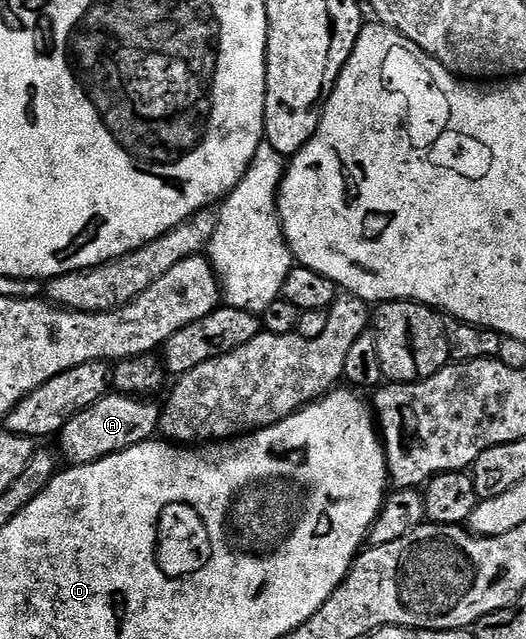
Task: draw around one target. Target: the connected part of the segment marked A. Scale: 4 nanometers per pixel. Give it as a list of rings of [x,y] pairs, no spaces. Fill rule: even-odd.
[[[110,393],[95,401],[95,405],[75,413],[75,417],[63,425],[59,436],[60,454],[63,459],[65,454],[66,464],[82,467],[140,443],[150,442],[158,434],[163,410],[160,402],[153,402],[157,401],[149,397]]]

